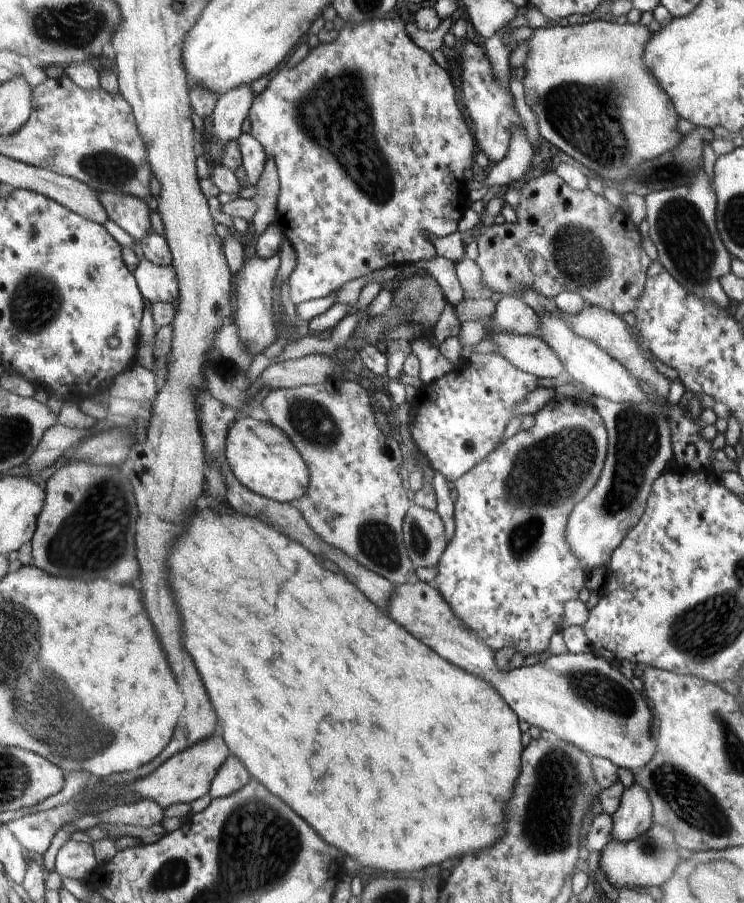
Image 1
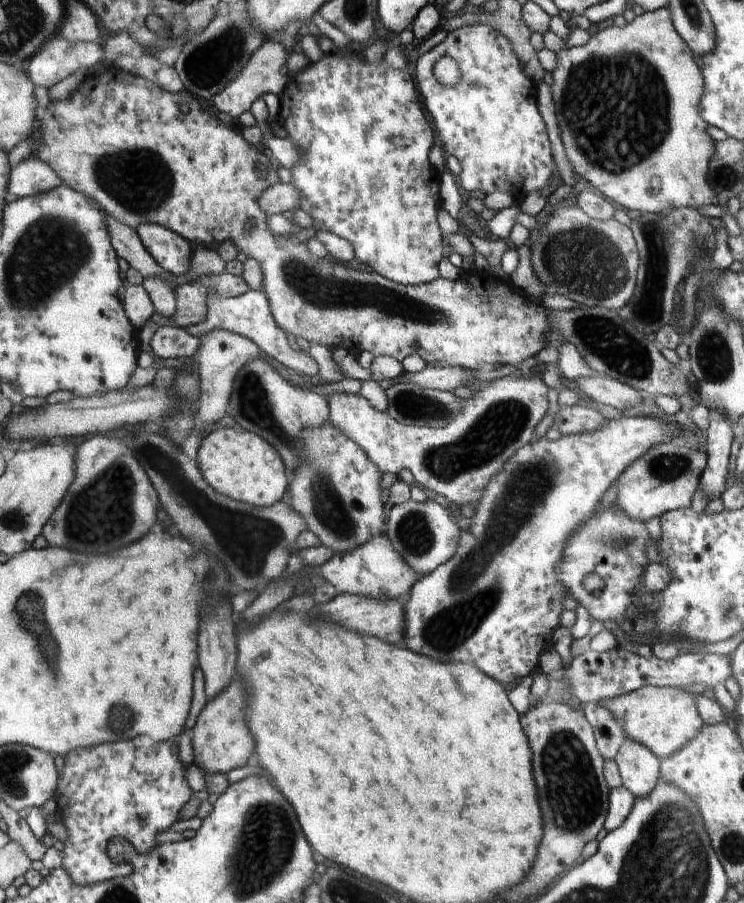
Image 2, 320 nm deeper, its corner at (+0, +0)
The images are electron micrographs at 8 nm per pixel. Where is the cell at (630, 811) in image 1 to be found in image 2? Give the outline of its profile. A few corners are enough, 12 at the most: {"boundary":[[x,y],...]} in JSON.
{"boundary":[[626,739],[615,756],[622,785],[644,798],[660,779],[660,759]]}

